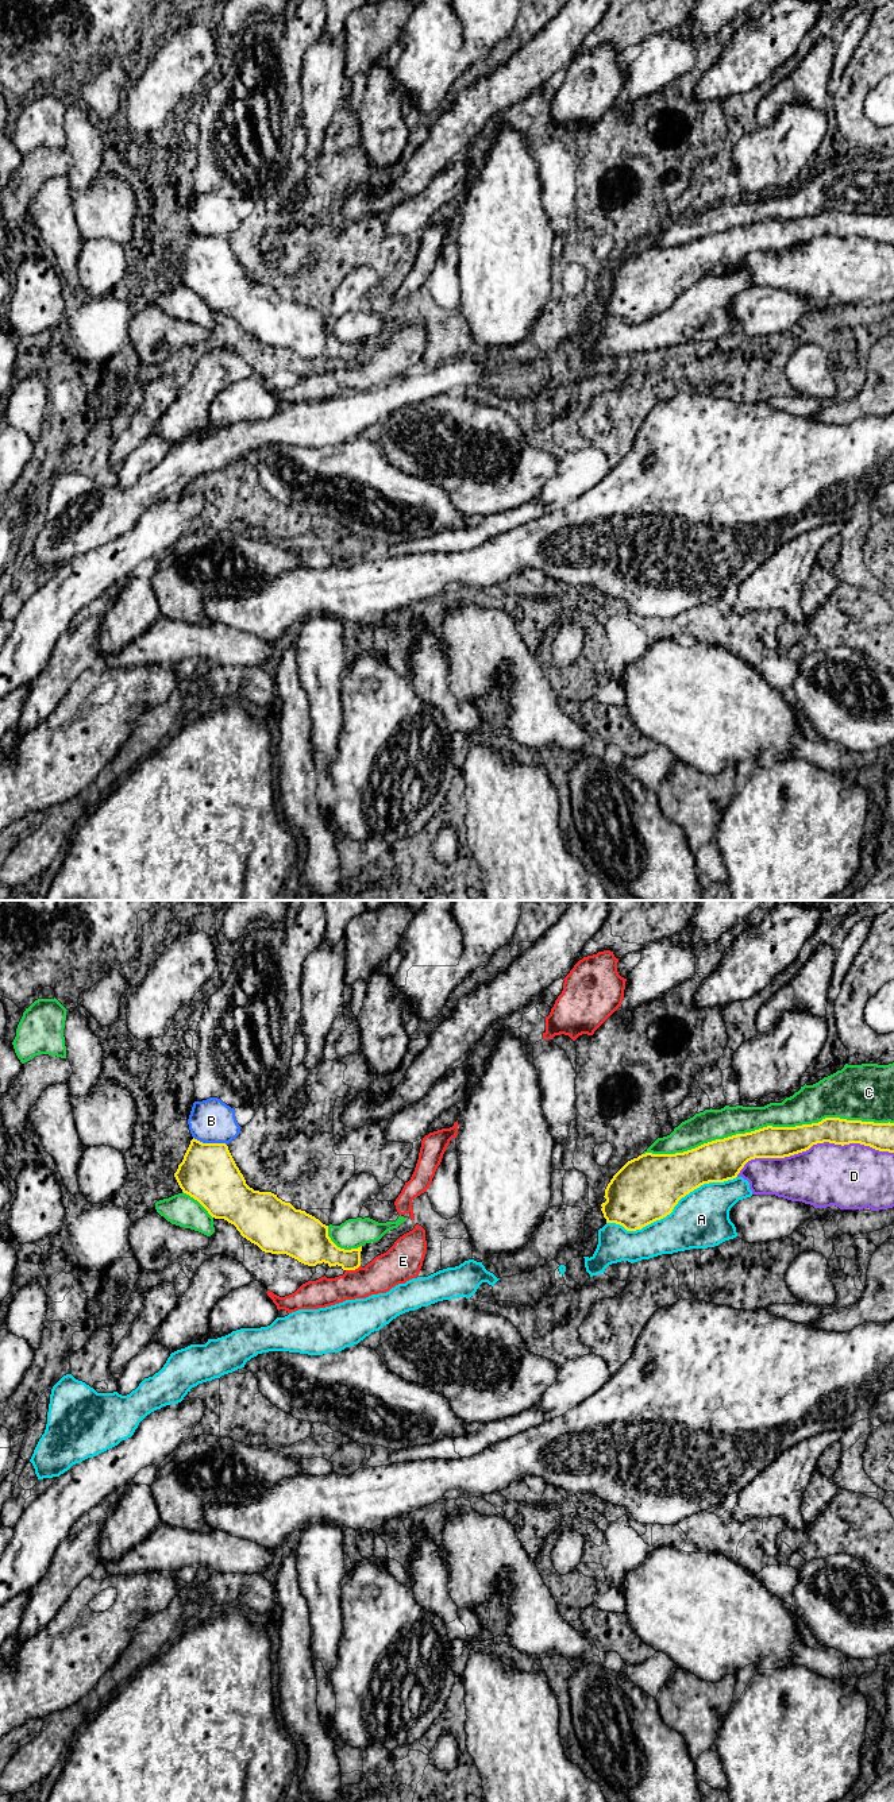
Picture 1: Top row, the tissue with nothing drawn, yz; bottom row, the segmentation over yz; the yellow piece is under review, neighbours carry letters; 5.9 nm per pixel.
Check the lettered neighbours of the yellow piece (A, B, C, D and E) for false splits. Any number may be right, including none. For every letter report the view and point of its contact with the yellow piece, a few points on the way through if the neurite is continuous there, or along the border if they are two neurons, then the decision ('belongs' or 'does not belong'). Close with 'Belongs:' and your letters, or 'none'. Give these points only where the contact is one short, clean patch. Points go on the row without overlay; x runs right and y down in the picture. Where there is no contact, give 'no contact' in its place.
A: meets yellow in yz at (673, 301); does not belong
B: meets yellow in yz at (209, 236); does not belong
C: meets yellow in yz at (767, 219); belongs
D: meets yellow in yz at (813, 236); does not belong
E: meets yellow in yz at (353, 362); does not belong
Belongs: C

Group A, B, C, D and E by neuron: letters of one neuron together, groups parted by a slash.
A / B / C / D / E

